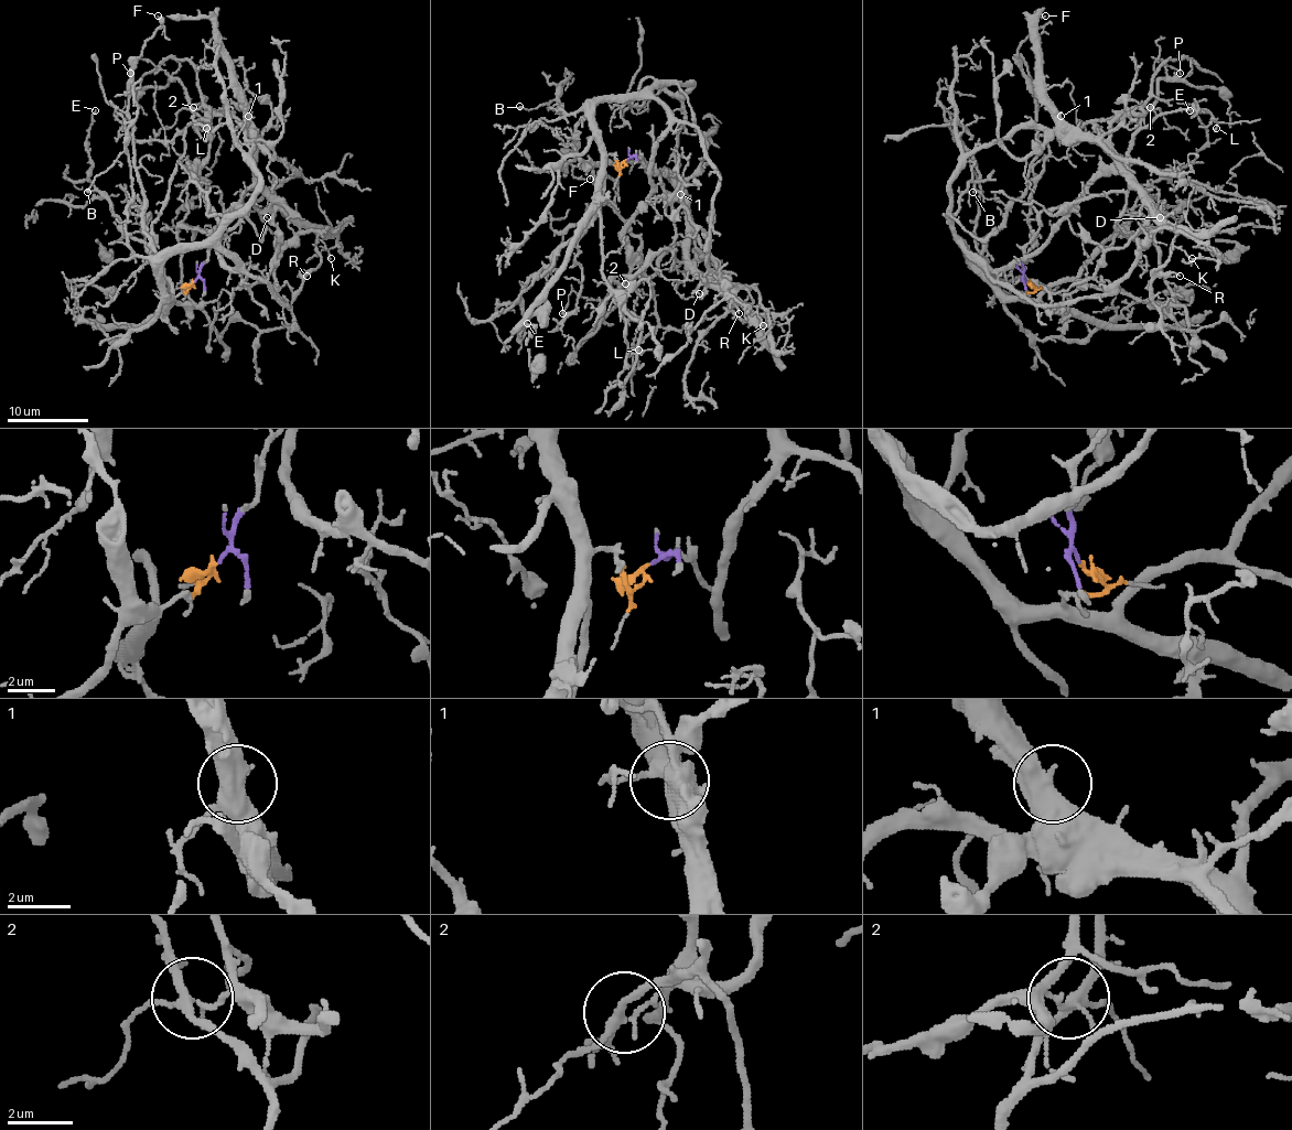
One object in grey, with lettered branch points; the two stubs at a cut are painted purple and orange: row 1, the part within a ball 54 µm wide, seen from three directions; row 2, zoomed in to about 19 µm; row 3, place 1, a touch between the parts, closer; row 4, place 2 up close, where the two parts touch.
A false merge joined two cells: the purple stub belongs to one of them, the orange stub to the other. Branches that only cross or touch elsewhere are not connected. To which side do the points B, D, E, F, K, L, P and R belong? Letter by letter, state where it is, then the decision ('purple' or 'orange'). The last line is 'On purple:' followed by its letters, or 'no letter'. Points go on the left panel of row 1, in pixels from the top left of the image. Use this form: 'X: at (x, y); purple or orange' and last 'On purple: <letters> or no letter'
B: at (87, 192); orange
D: at (267, 217); purple
E: at (95, 110); orange
F: at (158, 15); purple
K: at (331, 258); purple
L: at (206, 128); orange
P: at (130, 73); orange
R: at (307, 276); purple
On purple: D, F, K, R

